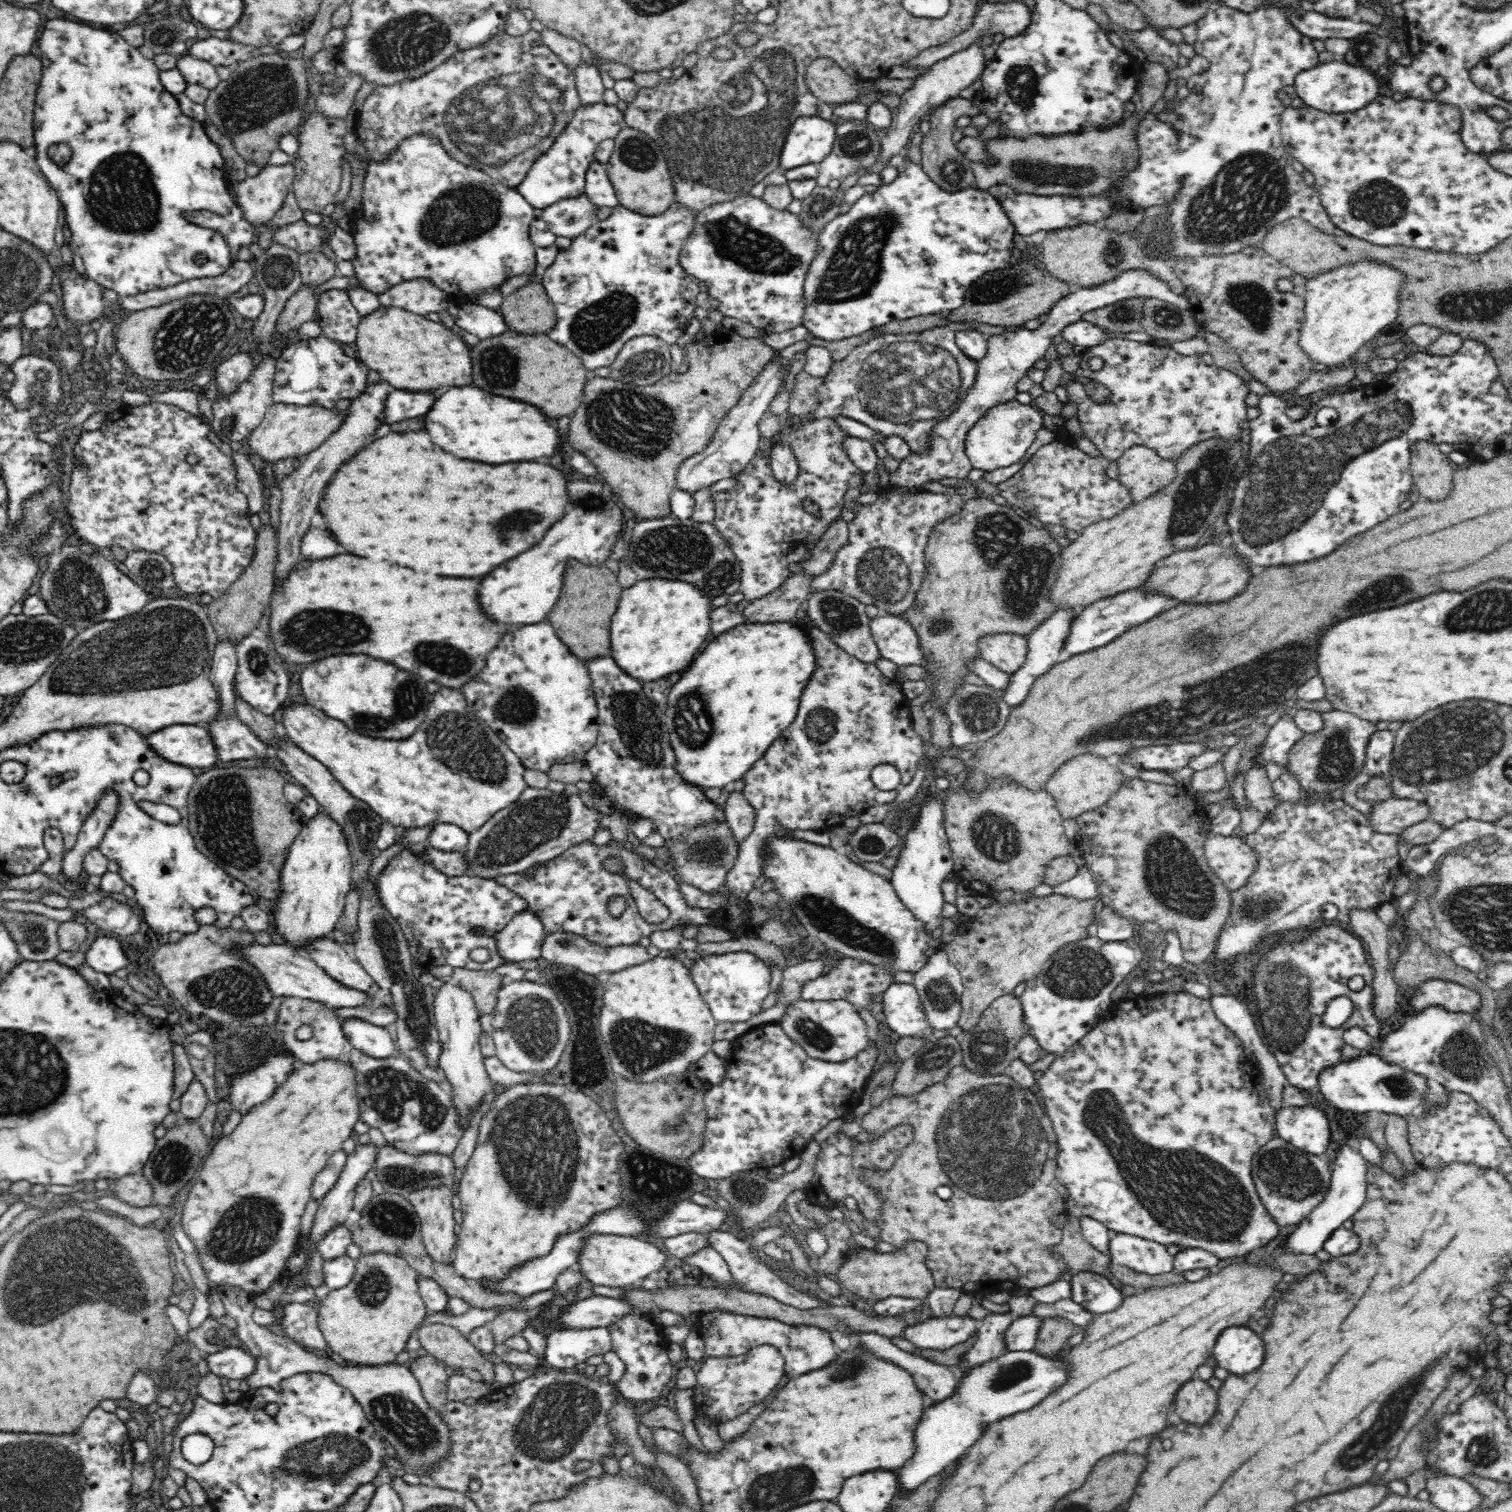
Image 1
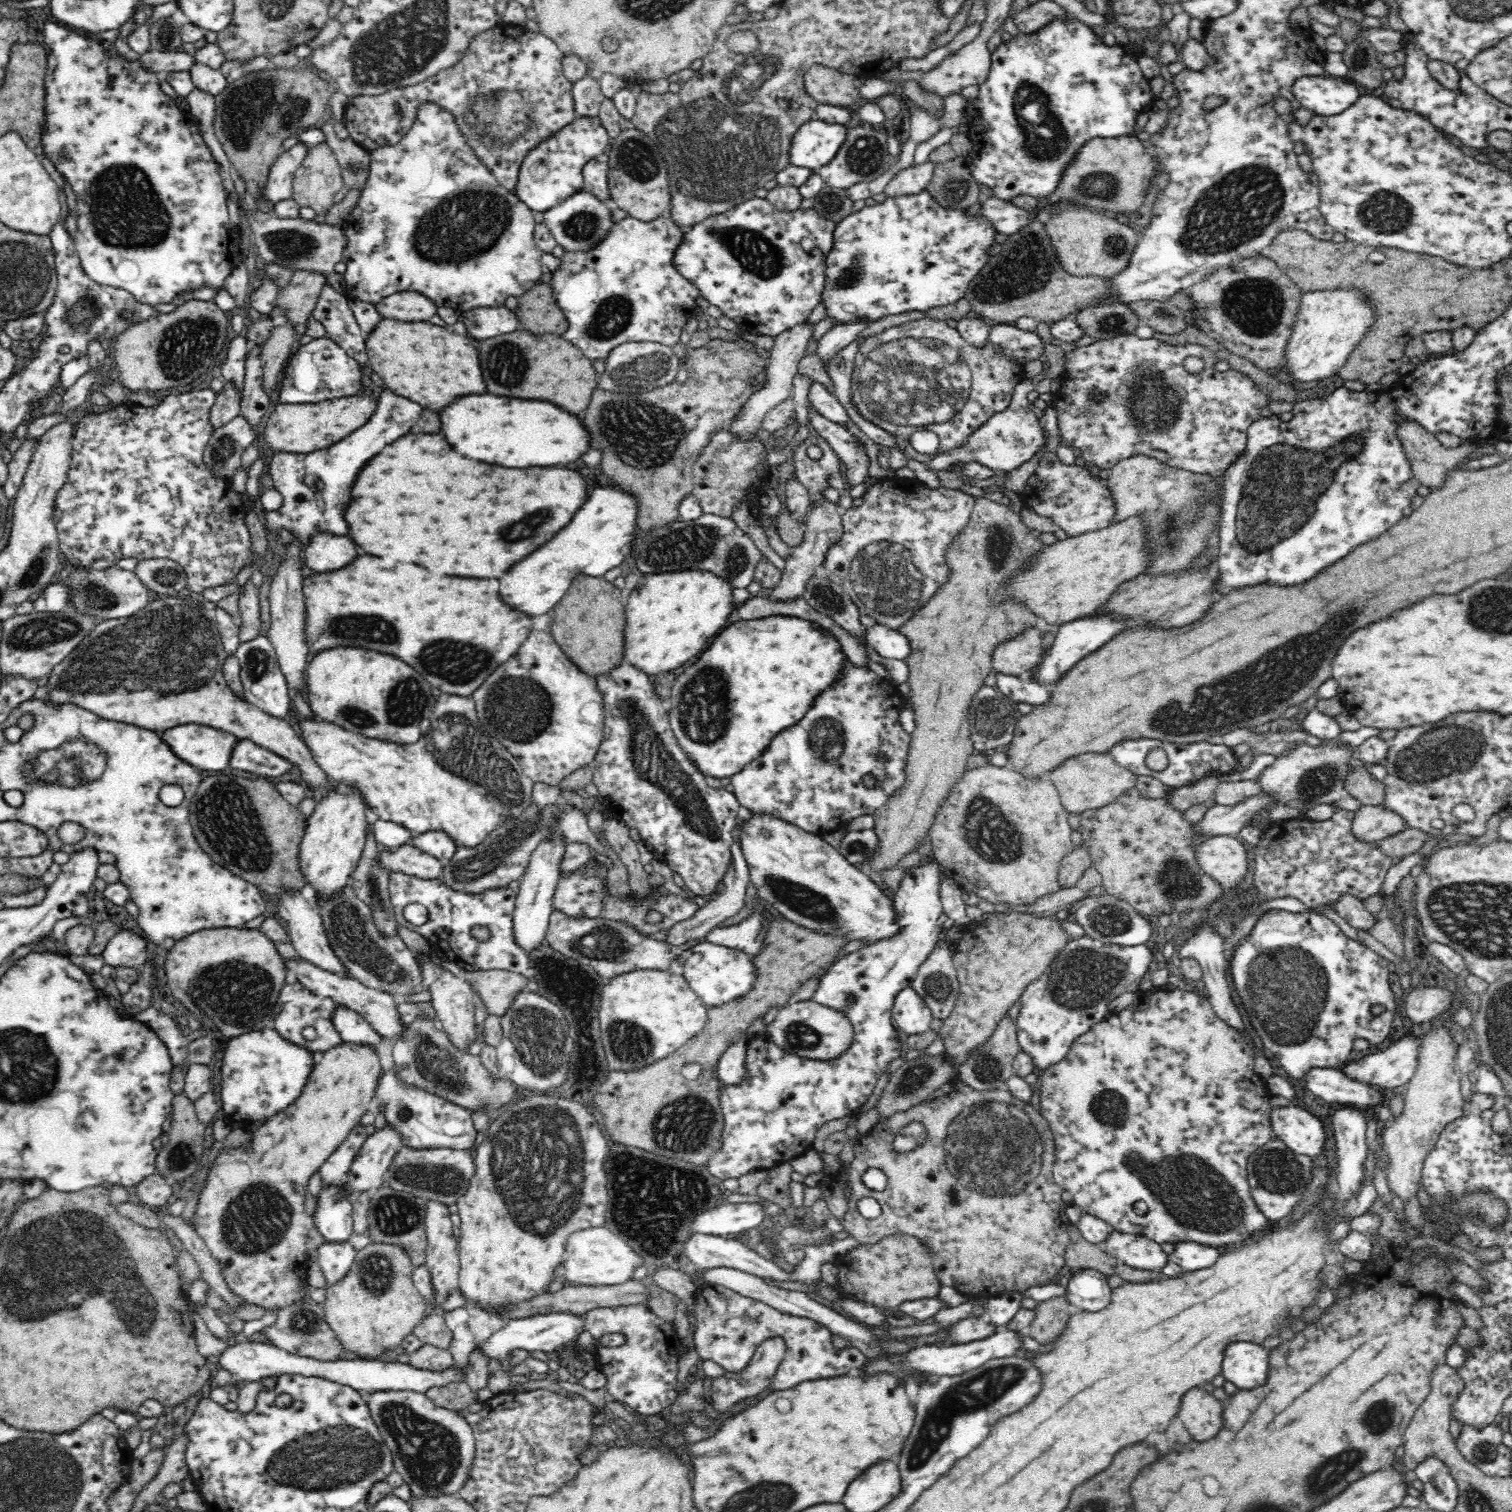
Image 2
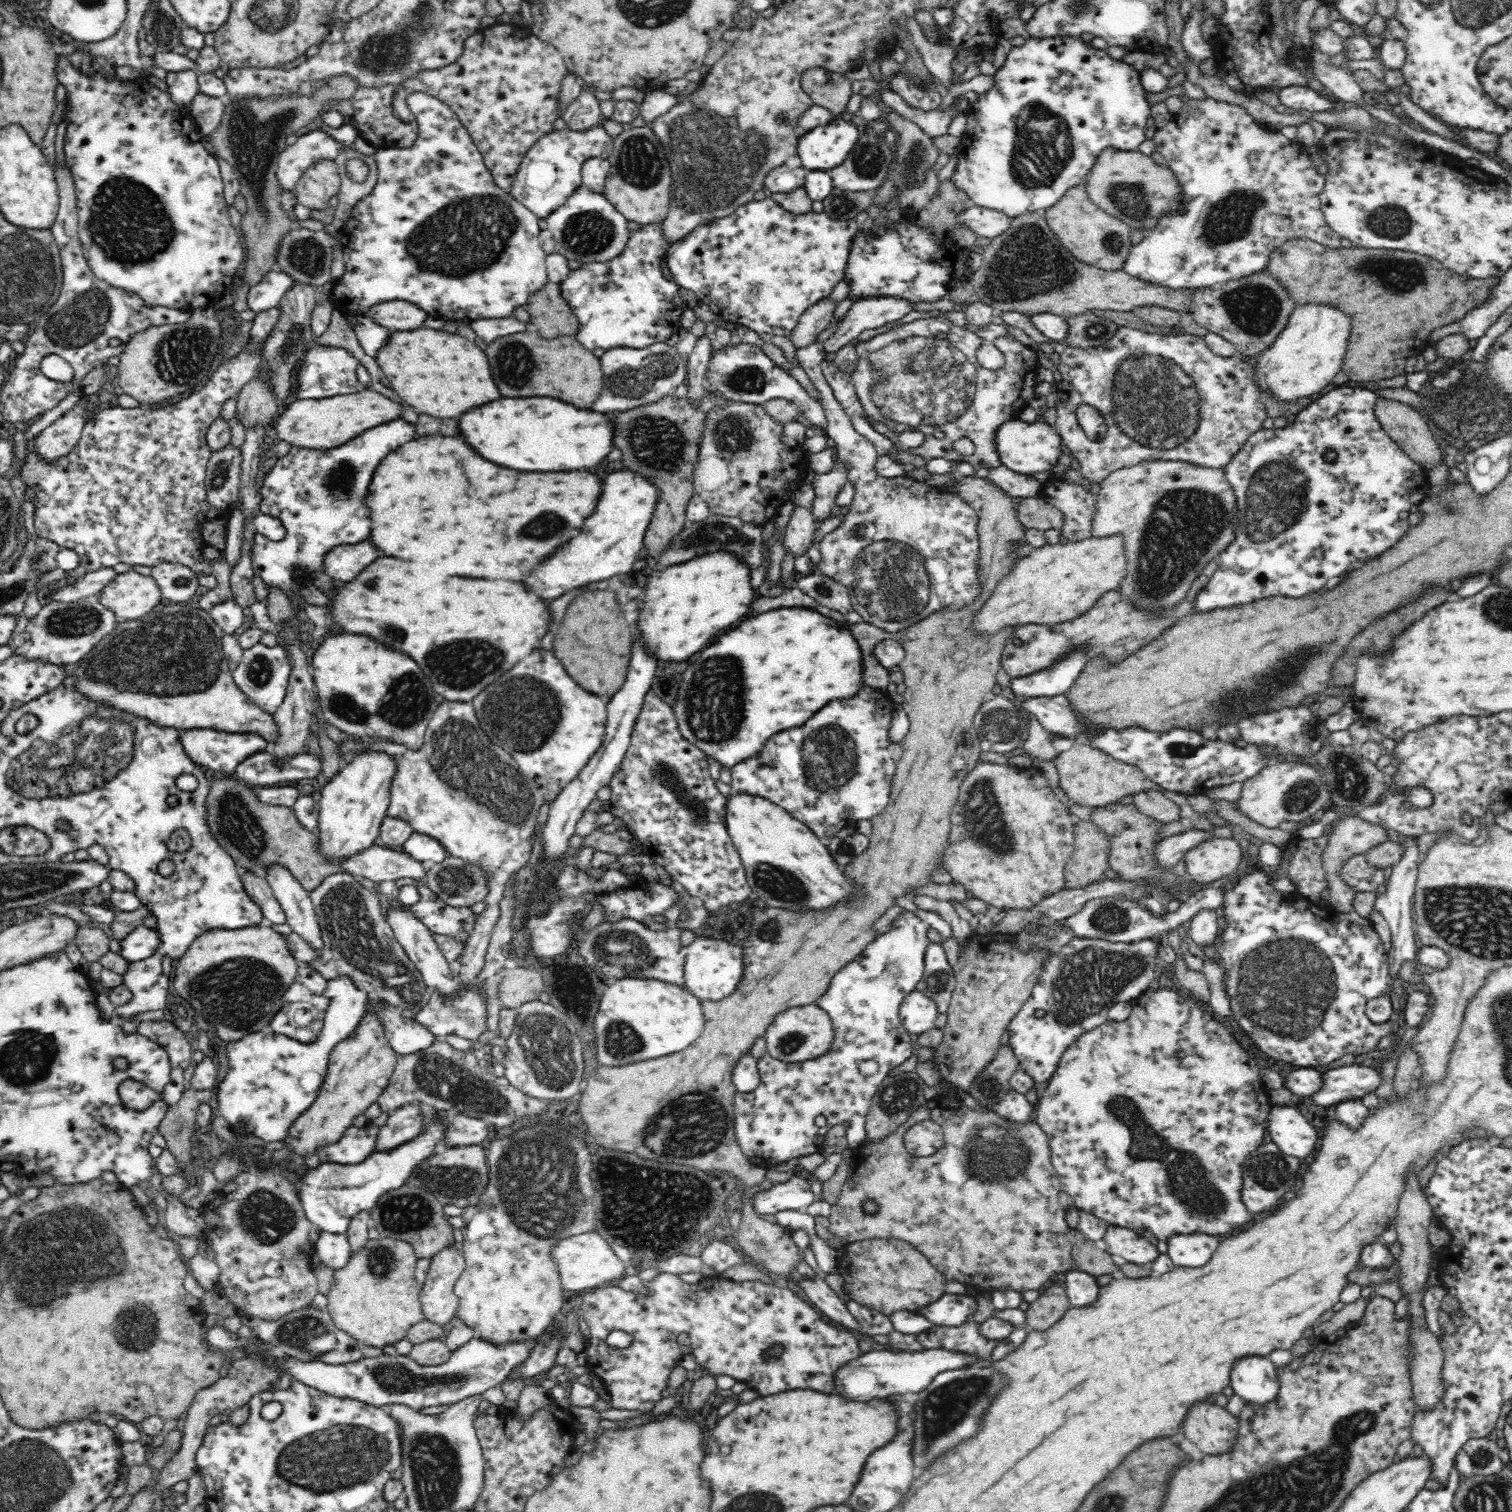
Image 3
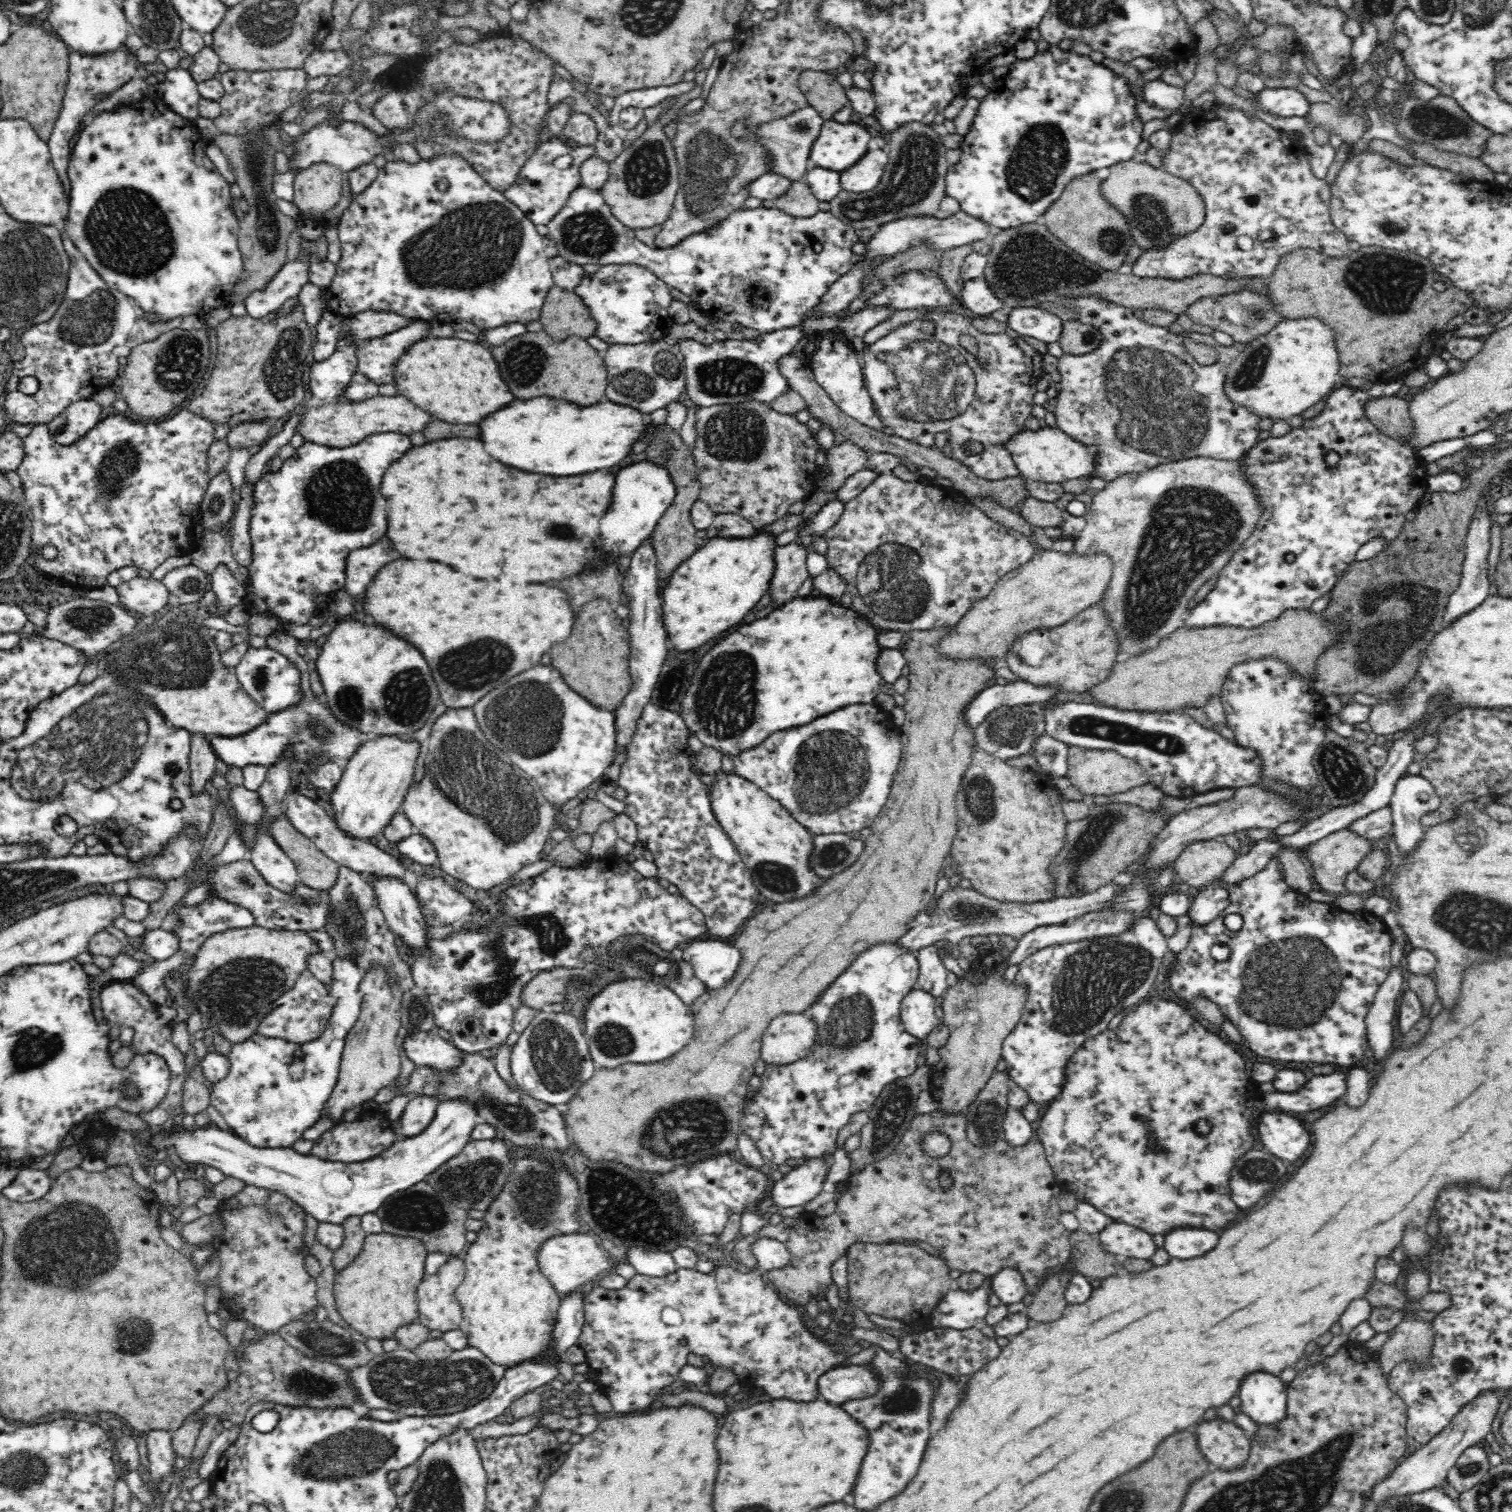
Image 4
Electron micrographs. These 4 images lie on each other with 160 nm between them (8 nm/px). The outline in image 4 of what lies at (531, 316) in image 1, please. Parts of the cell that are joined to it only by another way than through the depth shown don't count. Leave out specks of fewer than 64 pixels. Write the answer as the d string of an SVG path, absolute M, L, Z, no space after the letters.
M556 284L546 295L540 322L552 338L566 340L568 336L594 336L598 323L590 309L575 291L561 289Z

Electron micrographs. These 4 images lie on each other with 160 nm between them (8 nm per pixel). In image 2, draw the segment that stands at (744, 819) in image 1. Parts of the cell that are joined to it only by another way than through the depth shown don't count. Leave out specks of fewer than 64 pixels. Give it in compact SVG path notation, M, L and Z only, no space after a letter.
M736 826L733 834L735 840L734 844L731 846L732 860L729 864L729 869L724 875L720 892L712 899L702 902L701 908L694 914L693 918L678 922L678 924L670 928L670 932L668 932L665 941L669 942L672 946L687 947L689 942L698 939L704 940L705 936L715 927L719 927L725 920L734 917L739 913L741 908L745 906L746 890L751 880L748 865L746 865L746 859L744 859L744 855L742 855L742 849L738 842L738 834L740 834L740 831L737 830Z

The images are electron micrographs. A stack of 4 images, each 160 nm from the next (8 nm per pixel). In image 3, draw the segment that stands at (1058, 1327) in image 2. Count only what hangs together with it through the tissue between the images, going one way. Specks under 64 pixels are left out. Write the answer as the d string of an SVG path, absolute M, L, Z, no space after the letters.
M1054 1282L1035 1301L1029 1303L1025 1326L1033 1330L1046 1330L1056 1324L1071 1307L1065 1288Z

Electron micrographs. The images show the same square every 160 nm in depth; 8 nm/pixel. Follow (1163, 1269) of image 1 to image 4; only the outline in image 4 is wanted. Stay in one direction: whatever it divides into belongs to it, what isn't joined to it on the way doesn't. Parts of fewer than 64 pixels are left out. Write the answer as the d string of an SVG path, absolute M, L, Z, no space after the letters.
M1112 1221L1096 1236L1108 1252L1123 1254L1128 1259L1150 1258L1156 1252L1151 1234L1123 1222Z

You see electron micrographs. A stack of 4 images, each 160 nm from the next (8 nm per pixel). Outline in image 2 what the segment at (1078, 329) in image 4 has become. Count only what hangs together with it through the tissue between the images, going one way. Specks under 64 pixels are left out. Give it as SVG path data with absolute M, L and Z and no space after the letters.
M1129 304L1098 305L1081 310L1073 318L1084 336L1108 341L1122 334L1134 334L1139 327L1138 315Z

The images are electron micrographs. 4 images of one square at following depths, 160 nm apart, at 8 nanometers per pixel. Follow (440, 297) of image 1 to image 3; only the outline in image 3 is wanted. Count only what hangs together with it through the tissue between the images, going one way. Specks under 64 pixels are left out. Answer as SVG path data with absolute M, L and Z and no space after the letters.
M393 300L371 306L366 315L374 323L394 332L419 329L429 314L410 302Z

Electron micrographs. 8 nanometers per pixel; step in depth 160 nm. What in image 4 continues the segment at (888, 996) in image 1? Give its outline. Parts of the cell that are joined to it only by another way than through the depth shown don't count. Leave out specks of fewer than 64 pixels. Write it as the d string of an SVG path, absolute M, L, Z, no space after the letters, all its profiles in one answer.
M915 987L902 999L900 1018L905 1030L916 1039L924 1040L939 1025L936 1006L940 999Z

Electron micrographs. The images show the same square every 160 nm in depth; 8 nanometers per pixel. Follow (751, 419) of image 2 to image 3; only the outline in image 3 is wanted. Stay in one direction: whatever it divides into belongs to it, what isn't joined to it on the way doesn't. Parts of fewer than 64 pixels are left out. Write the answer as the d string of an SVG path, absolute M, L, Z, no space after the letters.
M824 296L805 310L791 334L795 348L808 346L818 338L818 335L836 318L834 312L839 302L830 296Z

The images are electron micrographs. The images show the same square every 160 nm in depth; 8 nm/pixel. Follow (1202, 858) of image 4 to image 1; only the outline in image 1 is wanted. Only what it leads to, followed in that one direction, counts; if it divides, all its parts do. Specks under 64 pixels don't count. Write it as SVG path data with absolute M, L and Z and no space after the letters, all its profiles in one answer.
M1209 830L1203 849L1210 868L1228 891L1244 887L1256 868L1258 855L1238 837L1224 836Z

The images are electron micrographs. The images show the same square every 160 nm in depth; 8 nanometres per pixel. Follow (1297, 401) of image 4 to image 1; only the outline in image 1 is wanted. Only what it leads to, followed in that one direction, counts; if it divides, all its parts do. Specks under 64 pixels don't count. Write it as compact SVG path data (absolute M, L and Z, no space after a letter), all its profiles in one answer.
M1364 259L1317 274L1305 282L1304 318L1298 345L1317 368L1337 367L1358 349L1392 325L1398 314L1398 296L1404 277L1386 263Z

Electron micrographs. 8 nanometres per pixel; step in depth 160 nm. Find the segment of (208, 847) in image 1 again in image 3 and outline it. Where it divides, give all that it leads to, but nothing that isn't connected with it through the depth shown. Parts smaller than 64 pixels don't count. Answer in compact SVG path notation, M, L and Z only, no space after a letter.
M236 778L216 779L210 783L210 792L206 799L207 821L210 832L224 847L224 850L230 854L240 871L244 869L252 871L256 866L266 869L268 864L277 862L290 870L306 891L316 890L324 879L343 871L343 868L338 863L333 862L333 860L327 857L322 857L318 835L306 830L297 821L296 815L294 815L291 807L270 805L256 799L254 797L253 787L248 786L248 784Z

